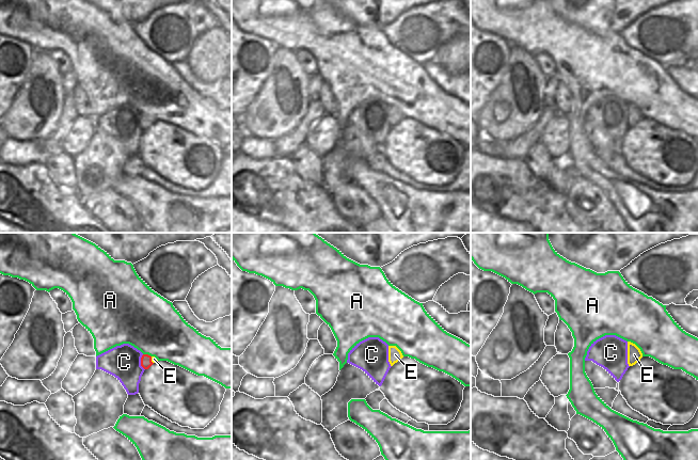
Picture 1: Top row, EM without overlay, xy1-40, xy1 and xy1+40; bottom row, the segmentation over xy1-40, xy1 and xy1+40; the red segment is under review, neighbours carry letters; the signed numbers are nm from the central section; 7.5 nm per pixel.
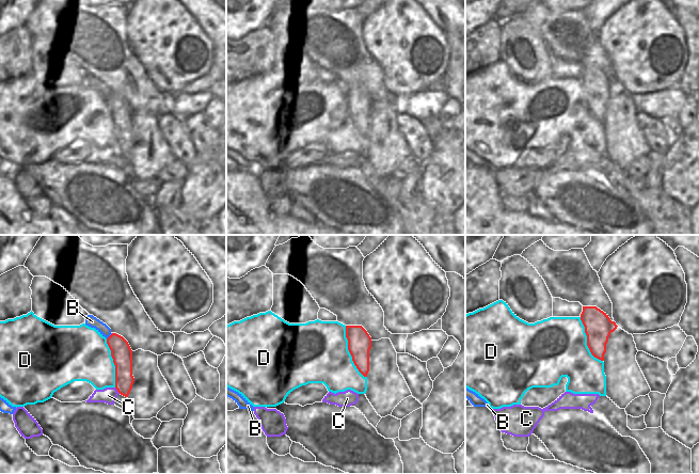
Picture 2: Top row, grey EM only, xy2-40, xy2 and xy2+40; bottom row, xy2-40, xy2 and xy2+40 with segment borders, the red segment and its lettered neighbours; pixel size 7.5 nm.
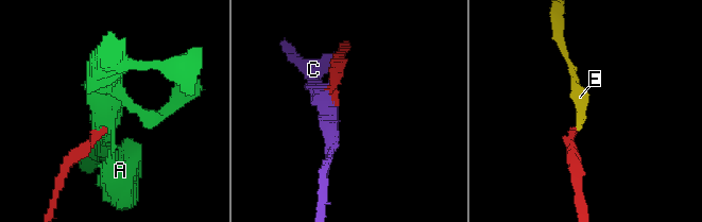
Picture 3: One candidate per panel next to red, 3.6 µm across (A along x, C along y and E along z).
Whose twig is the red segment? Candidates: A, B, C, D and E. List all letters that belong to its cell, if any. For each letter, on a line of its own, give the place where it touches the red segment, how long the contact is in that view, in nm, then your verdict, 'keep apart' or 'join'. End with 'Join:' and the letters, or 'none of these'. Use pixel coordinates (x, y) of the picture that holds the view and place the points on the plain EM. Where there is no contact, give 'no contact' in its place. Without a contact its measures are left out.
A: contact xy1-40 (147, 115); length 70 nm; keep apart
B: contact xy2-40 (109, 97); length 60 nm; keep apart
C: contact xy1-40 (141, 123); length 120 nm; keep apart
D: contact xy2 (349, 112); length 420 nm; keep apart
E: contact xy1-40 (151, 121); length 60 nm; join
Join: E

